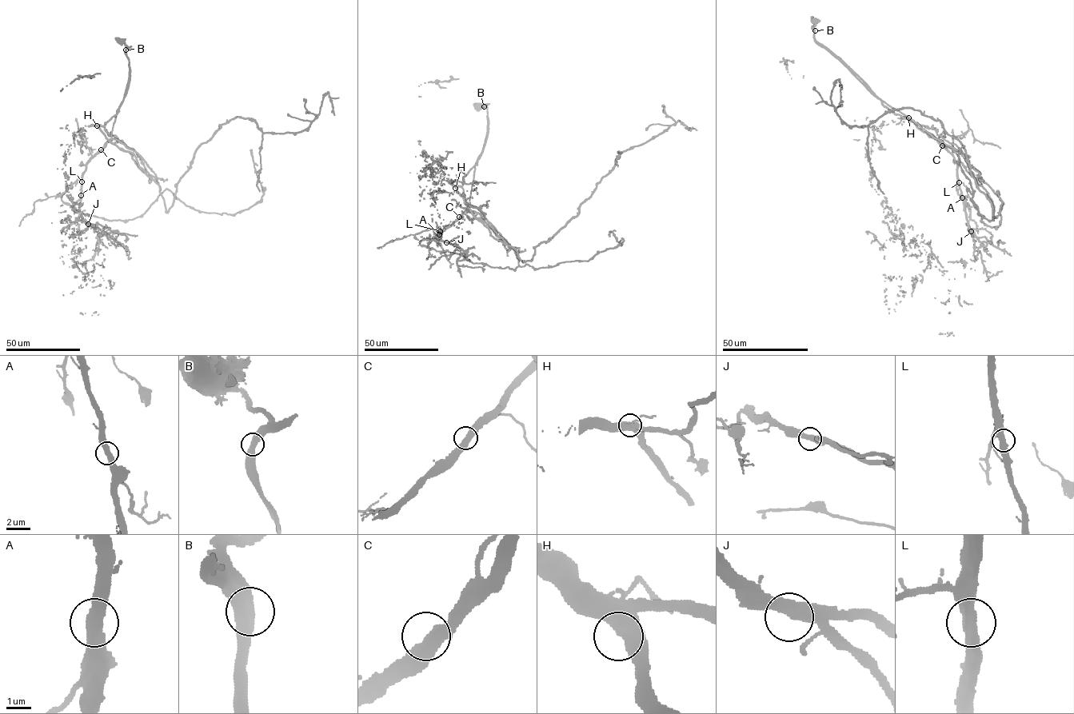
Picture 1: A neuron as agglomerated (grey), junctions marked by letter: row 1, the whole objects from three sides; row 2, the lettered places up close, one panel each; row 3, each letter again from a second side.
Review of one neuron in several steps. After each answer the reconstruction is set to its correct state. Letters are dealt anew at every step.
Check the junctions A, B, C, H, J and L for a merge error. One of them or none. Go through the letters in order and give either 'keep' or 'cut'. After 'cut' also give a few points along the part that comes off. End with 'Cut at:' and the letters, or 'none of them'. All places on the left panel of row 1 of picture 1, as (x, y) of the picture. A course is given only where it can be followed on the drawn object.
A: keep
B: cut; course (125, 49), (130, 80), (111, 137), (145, 161), (161, 193), (201, 212), (247, 209), (263, 194), (251, 149)
C: keep
H: keep
J: keep
L: keep
Cut at: B

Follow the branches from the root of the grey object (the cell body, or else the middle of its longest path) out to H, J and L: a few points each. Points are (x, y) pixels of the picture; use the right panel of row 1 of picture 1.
H: (814, 21), (815, 39), (839, 57), (885, 106), (895, 113), (908, 117)
J: (814, 21), (814, 37), (816, 41), (839, 57), (880, 99), (932, 133), (953, 157), (971, 231)
L: (814, 21), (814, 37), (816, 41), (839, 57), (880, 99), (932, 133), (953, 157), (957, 164), (959, 182)

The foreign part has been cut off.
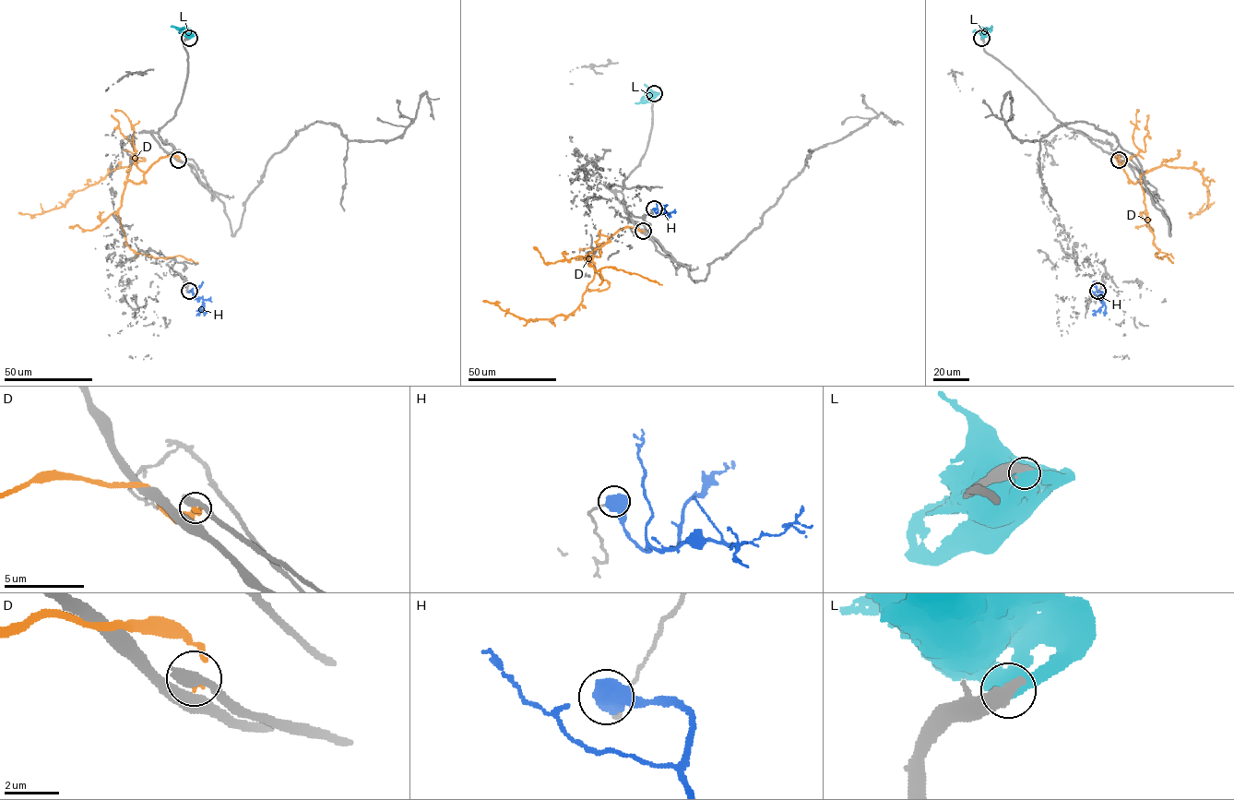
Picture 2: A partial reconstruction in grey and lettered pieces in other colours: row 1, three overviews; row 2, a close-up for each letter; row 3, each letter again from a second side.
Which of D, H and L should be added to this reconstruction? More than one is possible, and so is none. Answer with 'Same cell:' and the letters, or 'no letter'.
Same cell: L

